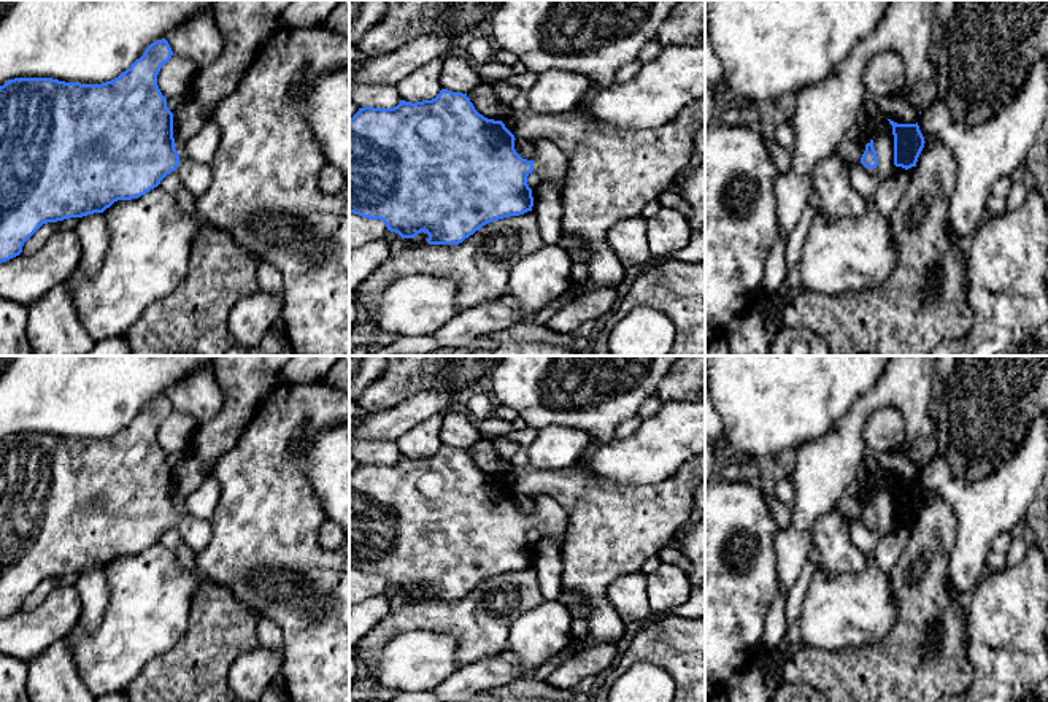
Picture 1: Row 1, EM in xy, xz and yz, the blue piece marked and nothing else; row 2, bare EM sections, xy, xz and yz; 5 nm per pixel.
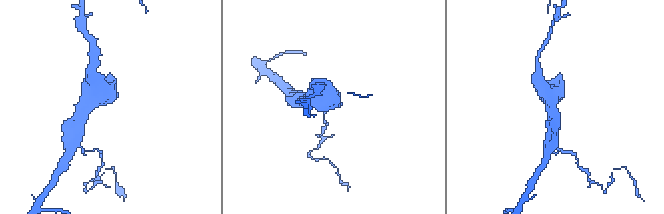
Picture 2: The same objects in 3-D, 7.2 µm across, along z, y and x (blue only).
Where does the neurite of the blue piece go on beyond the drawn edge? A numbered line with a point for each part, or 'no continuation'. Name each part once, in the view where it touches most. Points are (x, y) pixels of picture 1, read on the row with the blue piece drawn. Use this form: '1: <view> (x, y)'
1: xy (196, 177)

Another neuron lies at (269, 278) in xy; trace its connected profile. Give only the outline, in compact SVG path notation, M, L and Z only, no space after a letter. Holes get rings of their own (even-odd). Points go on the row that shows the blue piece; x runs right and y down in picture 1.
M264 260L257 262L256 276L259 291L270 295L283 297L284 294L283 275L275 265Z

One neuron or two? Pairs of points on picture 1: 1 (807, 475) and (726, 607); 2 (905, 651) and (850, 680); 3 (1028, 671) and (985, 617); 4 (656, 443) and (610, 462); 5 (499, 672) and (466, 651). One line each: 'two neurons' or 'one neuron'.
1: two neurons
2: one neuron
3: one neuron
4: one neuron
5: two neurons

